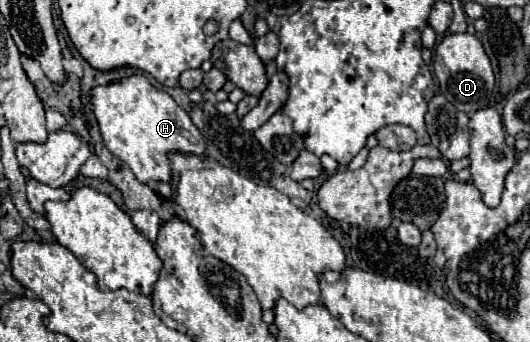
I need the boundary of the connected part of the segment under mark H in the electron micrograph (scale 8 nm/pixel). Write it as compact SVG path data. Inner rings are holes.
M133 75L107 87L95 87L91 95L93 113L99 121L105 147L123 163L127 163L141 183L145 185L155 185L159 181L171 183L169 153L181 155L193 153L201 159L207 159L205 139L193 125L189 115L173 101L171 95L155 89L147 81L147 77ZM189 137L195 137L197 143L193 145Z

